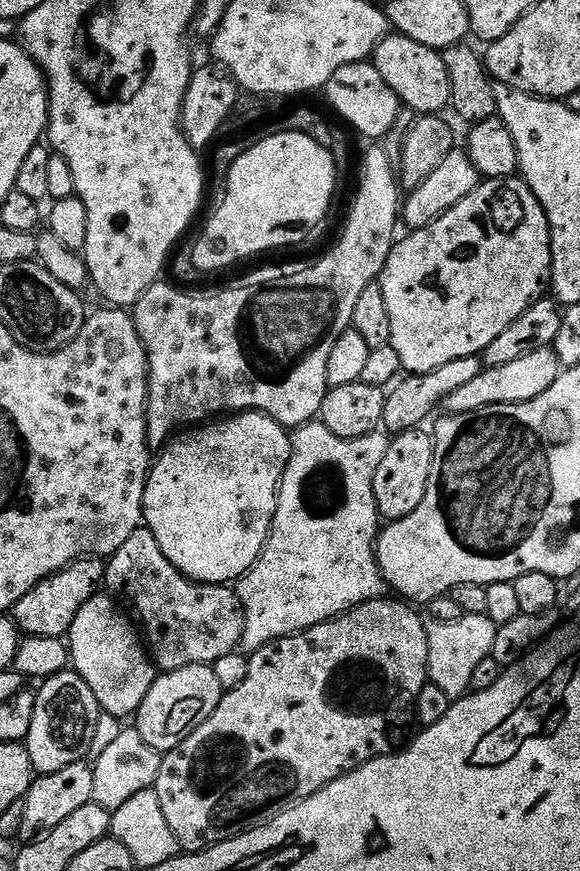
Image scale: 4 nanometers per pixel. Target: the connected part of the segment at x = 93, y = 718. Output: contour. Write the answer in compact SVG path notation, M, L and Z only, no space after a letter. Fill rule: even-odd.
M74 670L59 672L49 680L43 681L36 692L34 719L30 721L30 734L26 741L33 773L36 776L45 776L54 774L54 770L62 770L71 764L81 763L91 750L94 730L97 729L100 714L101 710L94 698L94 690L90 690L90 686L86 686L84 679Z

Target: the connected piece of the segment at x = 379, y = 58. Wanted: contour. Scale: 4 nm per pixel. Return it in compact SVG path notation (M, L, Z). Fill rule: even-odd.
M390 34L376 47L376 51L370 57L371 63L376 65L378 74L382 74L382 82L394 90L394 94L400 99L405 109L413 108L420 116L434 116L443 113L451 105L450 98L450 74L446 70L446 62L439 51L430 46L424 46L421 42L414 42L413 38L404 35Z

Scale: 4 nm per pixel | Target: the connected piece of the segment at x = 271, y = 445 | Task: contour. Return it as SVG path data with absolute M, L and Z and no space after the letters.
M261 412L232 414L227 418L205 423L203 426L193 427L191 430L185 431L183 434L169 440L159 455L155 457L146 482L143 523L154 534L162 554L166 554L166 558L170 558L170 562L183 576L187 576L189 580L196 581L197 584L231 585L233 582L239 581L240 577L245 576L254 566L256 559L264 552L264 543L268 537L269 530L272 528L272 519L276 513L276 498L280 495L280 480L284 477L284 471L291 456L292 438L289 429L284 428L274 418L270 418Z

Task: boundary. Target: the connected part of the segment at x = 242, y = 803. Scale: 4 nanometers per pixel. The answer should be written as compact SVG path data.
M381 598L360 604L349 612L335 616L332 620L322 622L318 626L310 626L301 632L295 632L292 636L283 636L266 646L262 646L257 652L248 656L249 672L242 686L234 686L227 689L221 695L218 706L202 726L198 726L180 743L179 748L163 753L155 790L158 794L158 802L162 802L162 814L174 830L174 838L178 838L181 849L185 853L201 852L215 844L221 844L223 840L229 840L235 836L241 836L243 832L249 832L251 828L262 826L278 814L282 814L287 808L295 808L298 802L318 794L330 782L342 778L348 772L360 768L363 764L369 764L379 756L393 755L397 750L403 749L409 743L408 727L416 724L416 703L418 694L422 694L422 686L429 683L428 679L428 624L425 617L415 612L415 607L395 599Z

